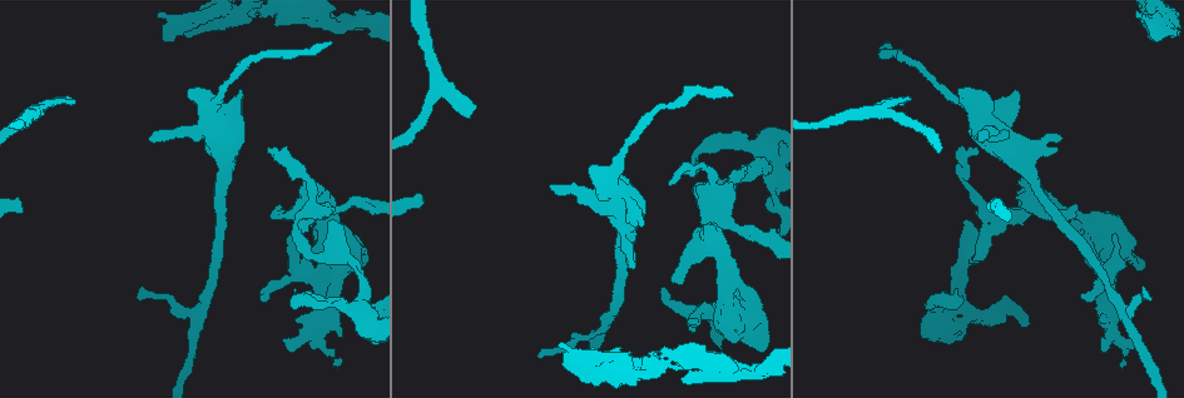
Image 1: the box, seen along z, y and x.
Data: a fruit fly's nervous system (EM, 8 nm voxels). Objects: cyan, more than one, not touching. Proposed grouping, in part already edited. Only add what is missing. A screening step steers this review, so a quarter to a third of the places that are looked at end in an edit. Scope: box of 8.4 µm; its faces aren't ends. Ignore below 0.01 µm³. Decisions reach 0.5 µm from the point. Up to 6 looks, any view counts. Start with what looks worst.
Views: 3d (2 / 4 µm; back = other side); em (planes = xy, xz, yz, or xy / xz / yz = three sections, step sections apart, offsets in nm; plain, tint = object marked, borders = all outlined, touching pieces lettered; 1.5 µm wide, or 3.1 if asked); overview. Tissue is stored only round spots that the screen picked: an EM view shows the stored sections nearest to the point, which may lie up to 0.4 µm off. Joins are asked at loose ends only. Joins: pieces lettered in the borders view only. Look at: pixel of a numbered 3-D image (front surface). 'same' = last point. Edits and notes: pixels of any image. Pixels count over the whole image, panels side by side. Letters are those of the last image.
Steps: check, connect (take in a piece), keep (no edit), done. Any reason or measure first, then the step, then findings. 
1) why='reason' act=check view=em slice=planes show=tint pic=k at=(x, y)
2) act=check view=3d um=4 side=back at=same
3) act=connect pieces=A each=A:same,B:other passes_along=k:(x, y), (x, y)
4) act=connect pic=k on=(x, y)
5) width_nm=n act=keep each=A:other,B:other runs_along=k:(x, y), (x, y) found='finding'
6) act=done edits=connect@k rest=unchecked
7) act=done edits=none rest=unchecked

why='branch stops here' act=check view=em slice=planes show=borders pic=1 at=(980, 139)

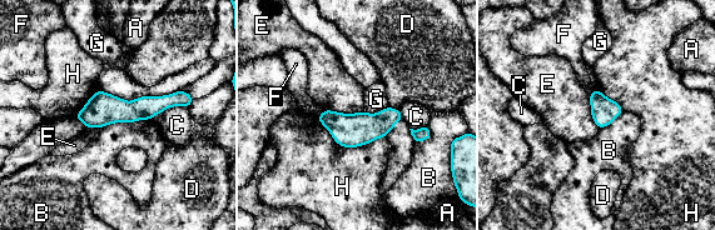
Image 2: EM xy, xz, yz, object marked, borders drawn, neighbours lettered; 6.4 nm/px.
width_nm=170 act=keep each=A:other,B:other,C:other,D:other,E:other,F:other,G:other,H:other border=2:(152, 118), (115, 121), (102, 128) found='no lettered piece goes on from it'

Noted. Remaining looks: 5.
act=check view=em slice=planes show=borders pic=1 at=(682, 284)

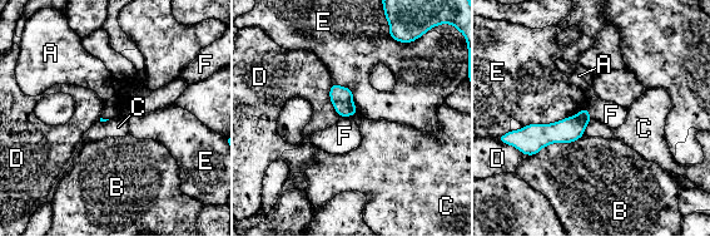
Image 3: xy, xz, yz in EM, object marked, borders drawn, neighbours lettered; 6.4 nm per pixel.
act=keep each=A:other,B:other,C:other,D:other,E:other,F:other border=3:(352, 114), (341, 118) found='no lettered piece goes on from it'

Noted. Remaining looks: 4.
why='an open end' act=check view=em slice=planes show=borders pic=1 at=(978, 152)

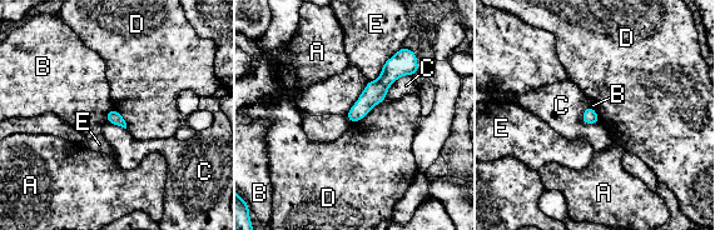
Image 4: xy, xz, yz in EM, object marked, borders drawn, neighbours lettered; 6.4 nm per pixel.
act=keep each=A:other,B:other,C:other,D:other,E:other border=4:(386, 99), (361, 119), (351, 123) found='no lettered piece goes on from it'

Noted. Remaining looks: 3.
act=done edits=none rest=unchecked

